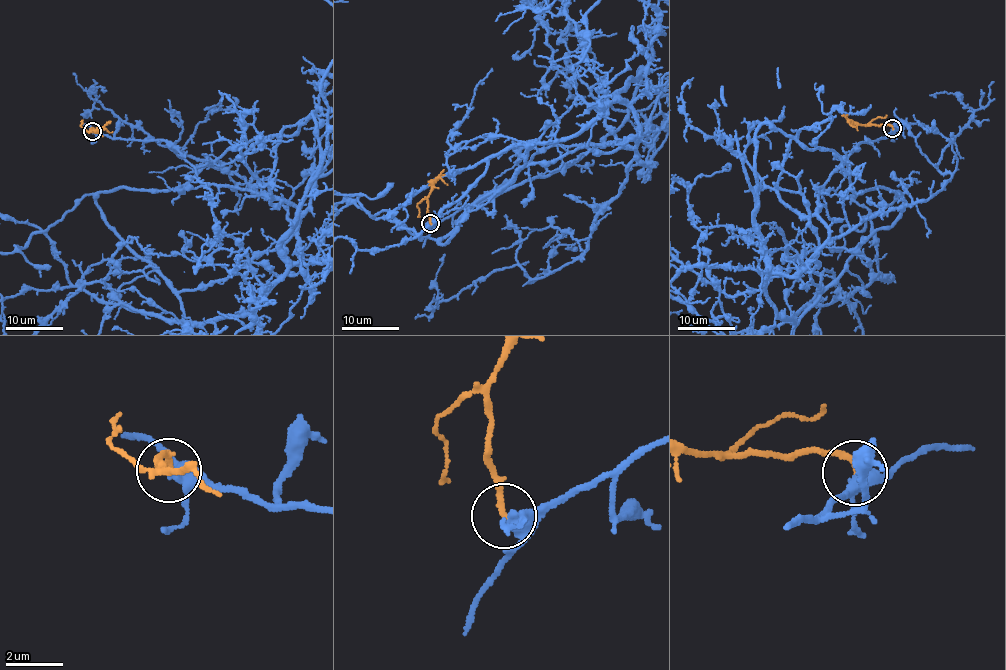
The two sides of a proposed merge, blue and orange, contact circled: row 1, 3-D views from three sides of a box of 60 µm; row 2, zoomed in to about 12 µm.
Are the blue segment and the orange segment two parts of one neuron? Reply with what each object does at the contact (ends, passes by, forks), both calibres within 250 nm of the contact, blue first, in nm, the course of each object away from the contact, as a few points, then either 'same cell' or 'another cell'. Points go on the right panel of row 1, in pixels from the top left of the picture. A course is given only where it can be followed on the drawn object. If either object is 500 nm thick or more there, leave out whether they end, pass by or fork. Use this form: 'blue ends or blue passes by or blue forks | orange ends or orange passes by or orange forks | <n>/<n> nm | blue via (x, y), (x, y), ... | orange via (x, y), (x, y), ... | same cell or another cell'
blue forks | orange ends | 360/200 nm | blue via (893, 129), (817, 190), (821, 292), (794, 316), (829, 271) | orange via (893, 129), (888, 124), (854, 125), (849, 122), (855, 126) | same cell

